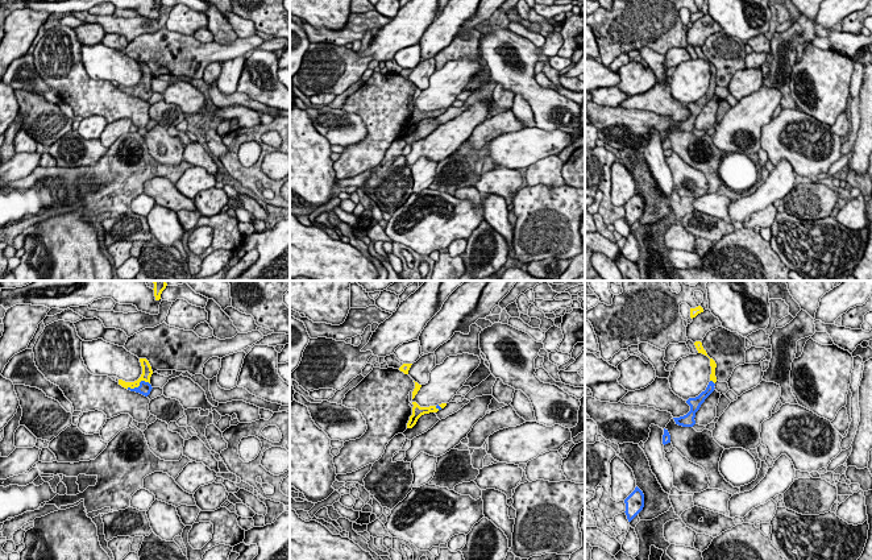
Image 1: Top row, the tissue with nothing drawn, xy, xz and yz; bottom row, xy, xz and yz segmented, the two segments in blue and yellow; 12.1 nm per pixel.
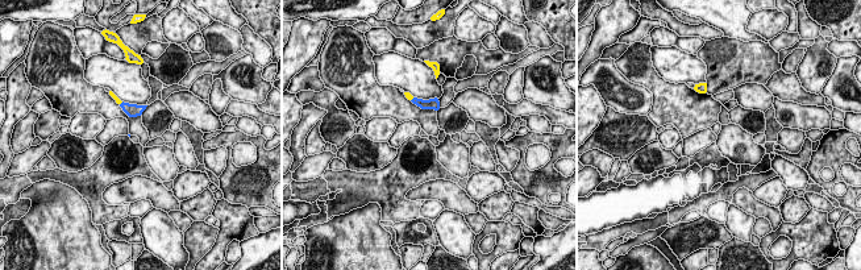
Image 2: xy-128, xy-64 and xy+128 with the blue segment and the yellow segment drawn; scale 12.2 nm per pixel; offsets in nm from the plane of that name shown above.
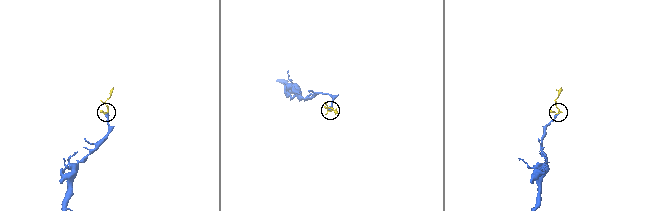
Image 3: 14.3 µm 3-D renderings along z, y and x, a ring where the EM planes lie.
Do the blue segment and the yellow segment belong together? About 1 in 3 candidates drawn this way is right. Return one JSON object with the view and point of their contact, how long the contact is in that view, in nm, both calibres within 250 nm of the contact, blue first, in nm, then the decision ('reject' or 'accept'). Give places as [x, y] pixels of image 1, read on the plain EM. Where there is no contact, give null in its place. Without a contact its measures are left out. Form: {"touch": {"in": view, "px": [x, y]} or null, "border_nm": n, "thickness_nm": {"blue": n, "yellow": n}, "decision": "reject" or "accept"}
{"touch": {"in": "xy", "px": [140, 90]}, "border_nm": 300, "thickness_nm": {"blue": 160, "yellow": 130}, "decision": "accept"}

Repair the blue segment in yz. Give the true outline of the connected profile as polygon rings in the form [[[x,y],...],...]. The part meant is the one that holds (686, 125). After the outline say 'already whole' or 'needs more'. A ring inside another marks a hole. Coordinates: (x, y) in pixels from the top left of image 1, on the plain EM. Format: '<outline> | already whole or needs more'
[[[710,63],[710,71],[711,71],[711,79],[710,79],[710,87],[706,92],[705,96],[702,96],[698,101],[695,103],[689,103],[686,108],[690,111],[690,116],[680,123],[673,123],[676,129],[682,130],[682,132],[693,132],[695,129],[695,117],[699,115],[701,109],[705,107],[705,104],[714,96],[714,91],[717,87],[715,82],[715,72],[717,69],[713,63]]] | needs more

